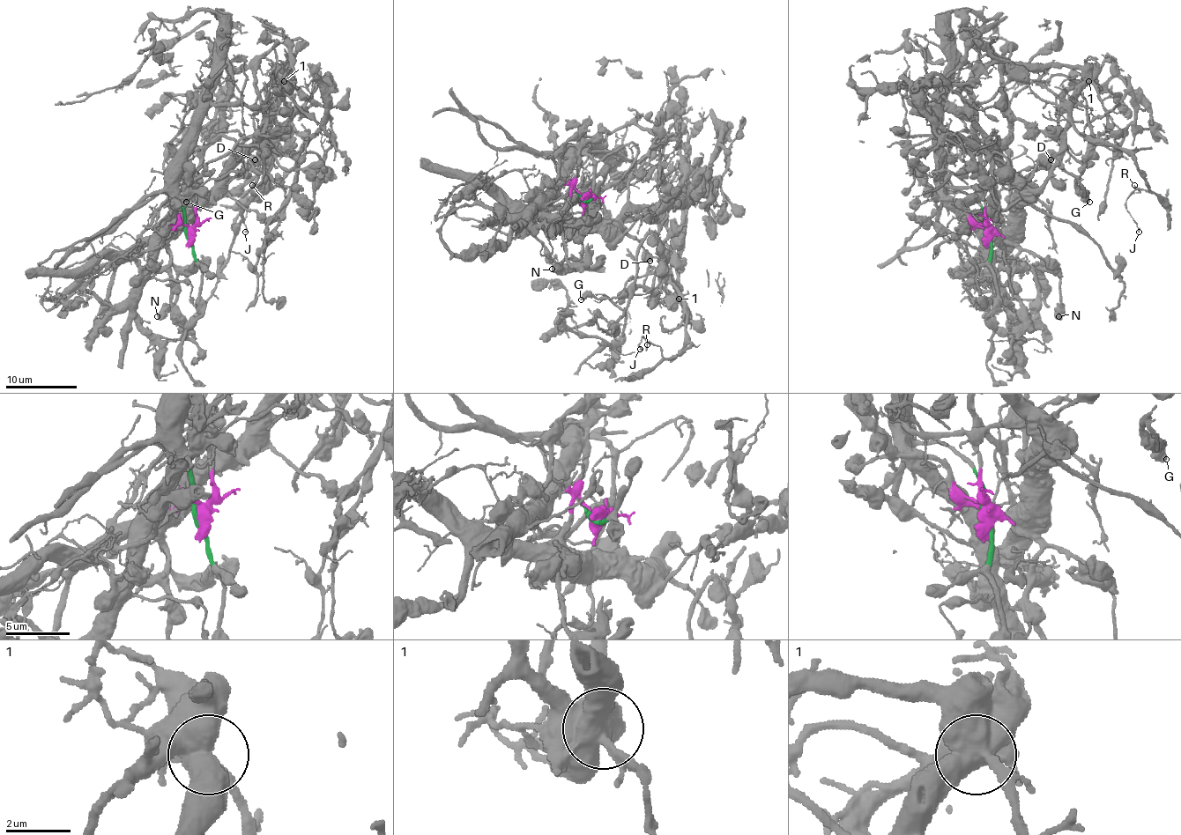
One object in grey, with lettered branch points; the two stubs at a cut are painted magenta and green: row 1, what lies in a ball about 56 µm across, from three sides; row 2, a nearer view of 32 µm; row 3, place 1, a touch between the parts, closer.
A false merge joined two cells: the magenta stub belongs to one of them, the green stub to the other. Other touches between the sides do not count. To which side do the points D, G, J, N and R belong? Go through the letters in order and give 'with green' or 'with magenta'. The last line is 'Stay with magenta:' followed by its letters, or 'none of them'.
D: with magenta
G: with magenta
J: with magenta
N: with magenta
R: with magenta
Stay with magenta: D, G, J, N, R

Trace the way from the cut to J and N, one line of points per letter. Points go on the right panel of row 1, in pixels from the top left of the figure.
J: (988, 234), (1014, 189), (991, 40), (1094, 85), (1108, 141), (1145, 181), (1125, 200), (1138, 232)
N: (988, 234), (986, 226), (978, 225), (1002, 232), (1014, 245), (1042, 257), (1059, 278), (1059, 316)

